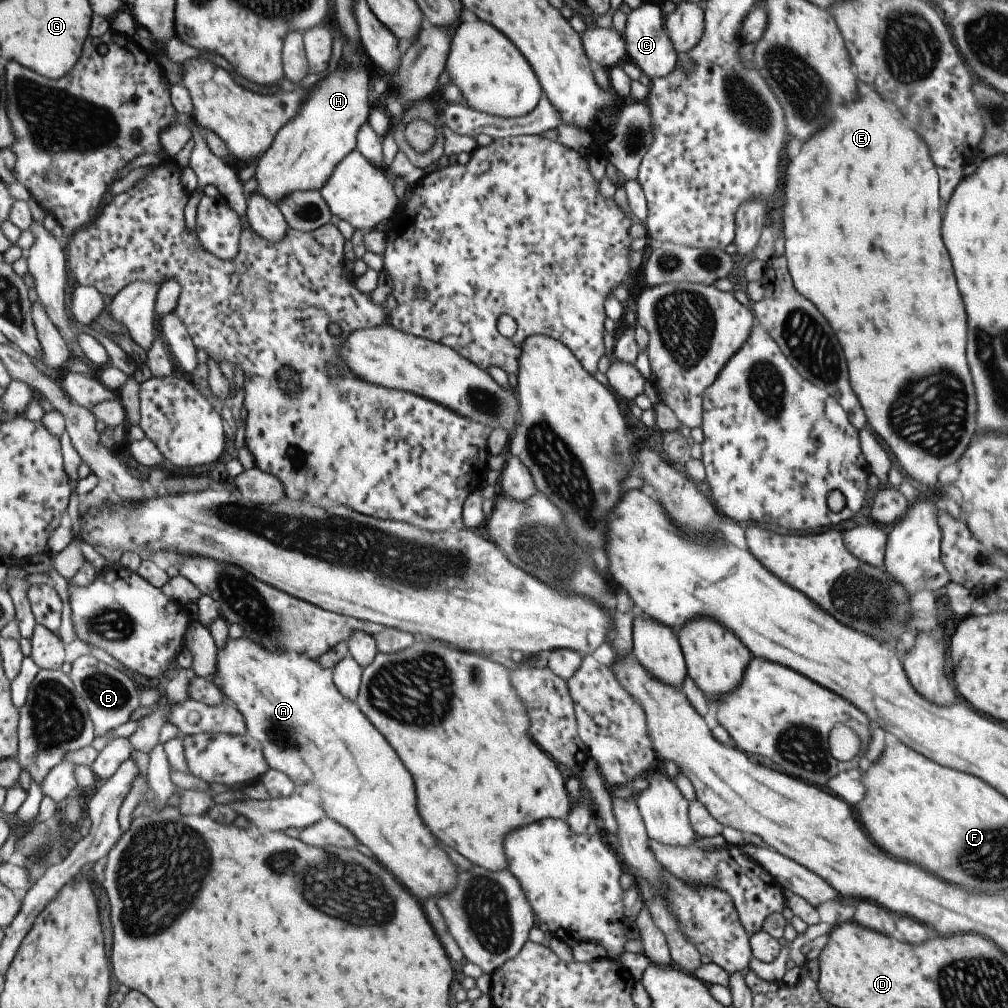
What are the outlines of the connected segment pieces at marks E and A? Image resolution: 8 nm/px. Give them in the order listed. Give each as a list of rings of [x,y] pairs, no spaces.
[[[865,90],[861,94],[861,100],[853,106],[845,106],[843,112],[831,122],[831,126],[825,126],[821,132],[815,134],[815,138],[807,140],[799,152],[789,158],[785,166],[785,188],[783,188],[783,210],[778,214],[781,231],[783,232],[784,254],[786,264],[789,264],[789,278],[793,280],[793,288],[811,300],[811,304],[823,314],[823,318],[829,322],[833,334],[839,340],[839,346],[843,350],[843,356],[847,360],[847,374],[849,374],[849,386],[853,394],[859,398],[859,404],[865,412],[867,424],[875,432],[875,436],[885,442],[887,450],[897,460],[896,466],[901,466],[900,471],[912,484],[919,483],[921,486],[934,486],[937,482],[937,474],[941,468],[955,464],[961,454],[965,452],[975,424],[975,396],[973,386],[967,370],[965,360],[965,340],[967,340],[967,326],[965,326],[965,310],[961,310],[961,296],[955,288],[951,264],[945,252],[945,246],[939,236],[939,196],[937,196],[937,174],[929,160],[929,154],[923,146],[925,142],[909,130],[893,110],[887,110],[883,102],[871,92]]]
[[[245,636],[225,638],[223,648],[215,654],[215,674],[210,681],[235,704],[243,716],[246,733],[261,744],[263,760],[269,769],[283,772],[297,789],[299,786],[316,789],[325,817],[345,826],[387,872],[395,872],[393,878],[409,894],[419,900],[449,894],[457,884],[457,870],[417,814],[409,772],[381,733],[359,712],[356,703],[337,692],[331,670],[321,668],[305,654],[269,652]]]

